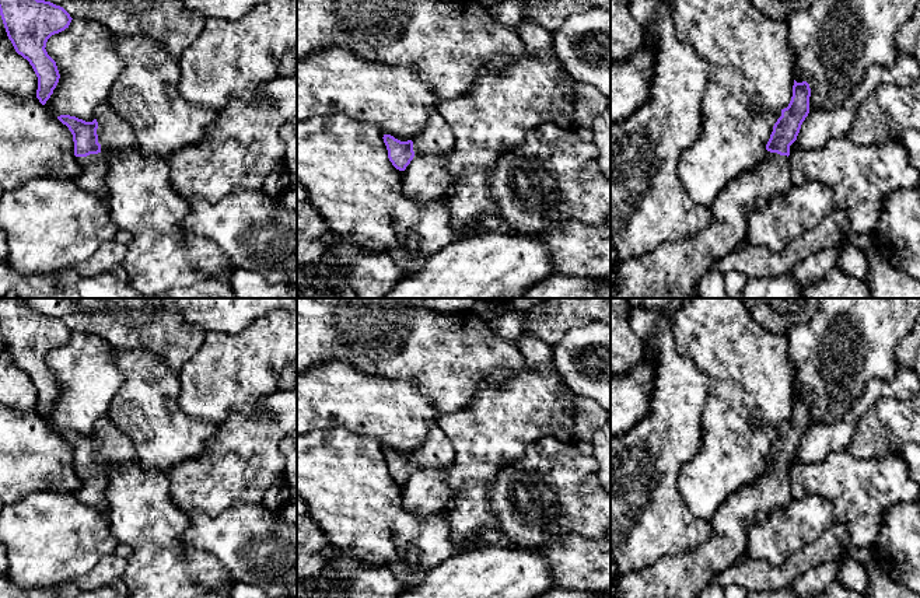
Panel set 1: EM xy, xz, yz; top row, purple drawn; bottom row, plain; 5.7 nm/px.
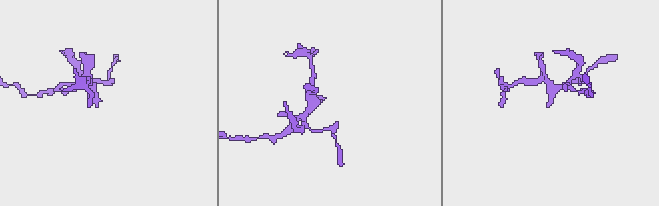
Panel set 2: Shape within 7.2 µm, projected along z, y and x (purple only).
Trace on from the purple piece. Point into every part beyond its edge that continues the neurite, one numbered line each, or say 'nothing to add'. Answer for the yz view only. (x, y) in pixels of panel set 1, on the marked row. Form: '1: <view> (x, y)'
1: yz (672, 270)

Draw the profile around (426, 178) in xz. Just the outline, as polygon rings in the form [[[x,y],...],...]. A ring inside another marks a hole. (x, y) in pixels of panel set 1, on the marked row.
[[[414,155],[402,178],[403,196],[417,204],[427,204],[442,197],[451,182],[447,155]]]

